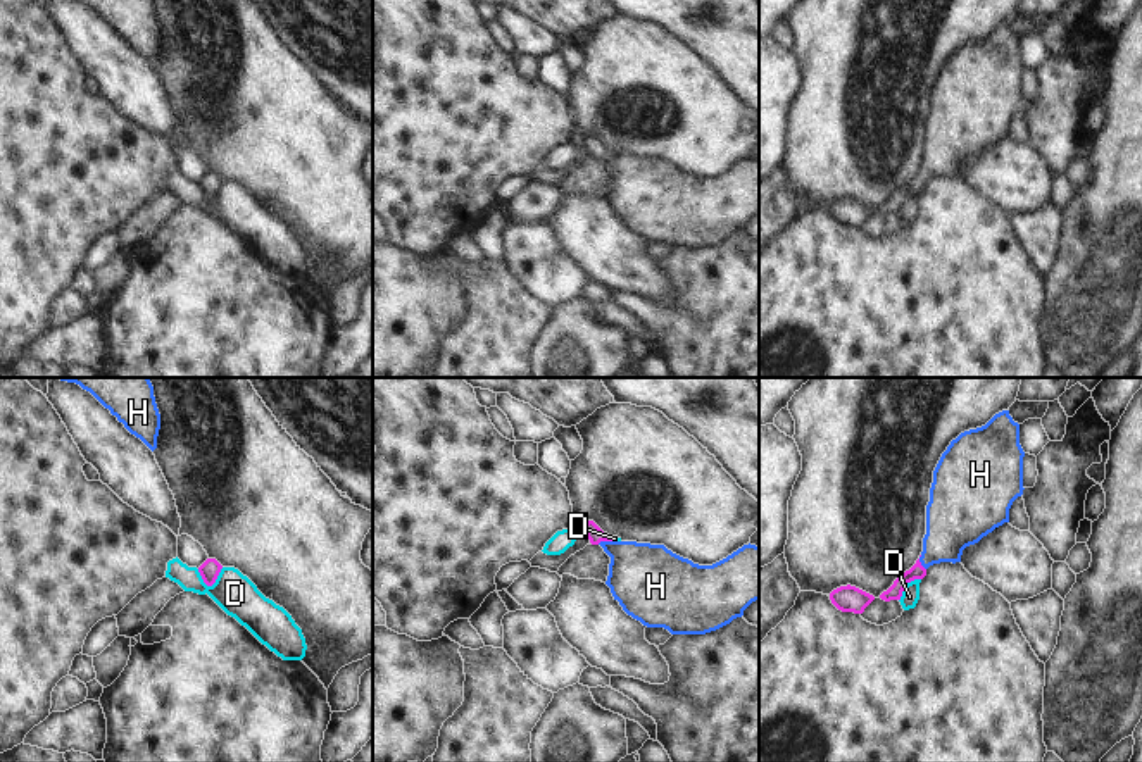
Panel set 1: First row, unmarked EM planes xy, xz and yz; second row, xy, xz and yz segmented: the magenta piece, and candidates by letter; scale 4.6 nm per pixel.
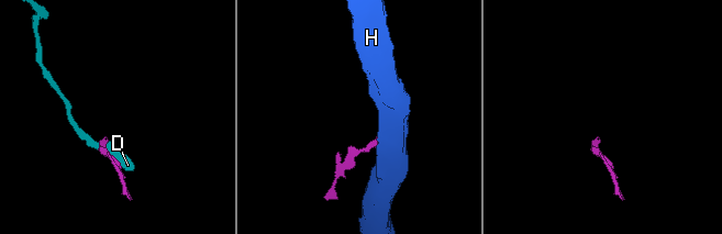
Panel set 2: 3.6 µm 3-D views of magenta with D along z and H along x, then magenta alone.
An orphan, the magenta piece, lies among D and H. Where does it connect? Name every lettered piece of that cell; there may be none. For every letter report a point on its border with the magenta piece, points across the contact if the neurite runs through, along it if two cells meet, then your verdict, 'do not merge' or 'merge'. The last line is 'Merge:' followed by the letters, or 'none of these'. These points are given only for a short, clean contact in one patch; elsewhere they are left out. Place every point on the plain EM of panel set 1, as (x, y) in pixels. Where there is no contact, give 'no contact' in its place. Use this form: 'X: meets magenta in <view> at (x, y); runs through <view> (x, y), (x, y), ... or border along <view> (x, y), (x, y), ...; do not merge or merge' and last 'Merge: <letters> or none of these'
D: meets magenta in xy at (211, 199); border along xy (223, 181), (211, 199), (197, 185); do not merge
H: meets magenta in xz at (604, 154); runs through xz (594, 147), (604, 154), (642, 192); merge
Merge: H

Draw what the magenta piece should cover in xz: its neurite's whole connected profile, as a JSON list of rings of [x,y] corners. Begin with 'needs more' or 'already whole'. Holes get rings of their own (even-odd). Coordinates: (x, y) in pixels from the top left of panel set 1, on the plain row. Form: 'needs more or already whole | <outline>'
needs more | [[[593,134],[583,136],[583,143],[592,159],[600,159],[611,171],[606,198],[623,224],[647,241],[664,241],[671,248],[706,248],[716,245],[733,233],[742,231],[744,224],[759,214],[759,160],[744,159],[726,172],[712,179],[699,179],[683,172],[664,159],[614,155]]]

